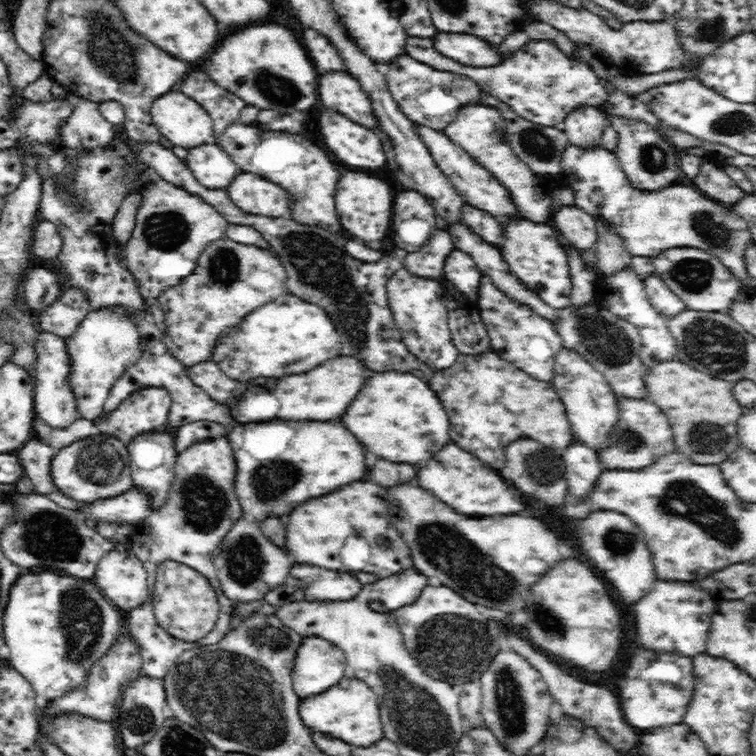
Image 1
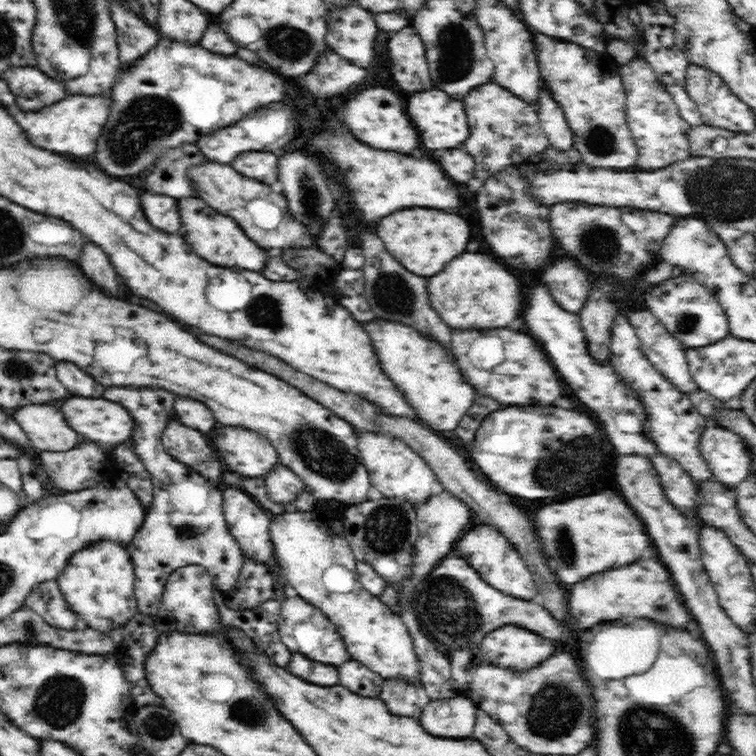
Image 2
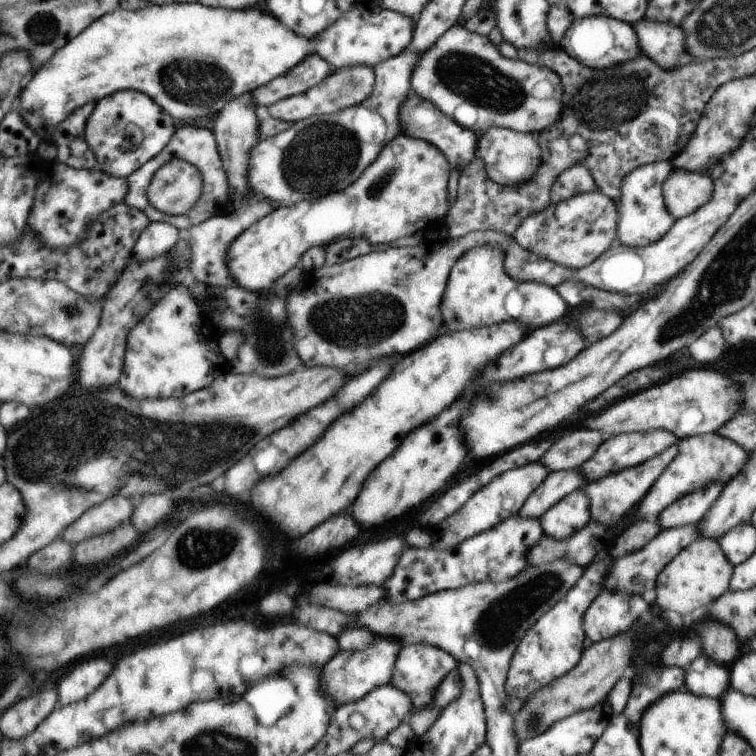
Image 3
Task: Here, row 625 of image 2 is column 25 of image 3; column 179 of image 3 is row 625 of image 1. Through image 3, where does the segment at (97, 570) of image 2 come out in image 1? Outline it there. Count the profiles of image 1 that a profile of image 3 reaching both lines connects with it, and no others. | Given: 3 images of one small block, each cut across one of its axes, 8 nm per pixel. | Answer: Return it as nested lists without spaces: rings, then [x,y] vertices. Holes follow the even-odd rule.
[[[48,570],[42,574],[24,574],[18,576],[11,586],[3,616],[3,635],[10,649],[8,660],[34,687],[37,695],[48,699],[58,698],[87,678],[90,664],[98,661],[111,643],[115,642],[124,622],[114,603],[88,580]]]

